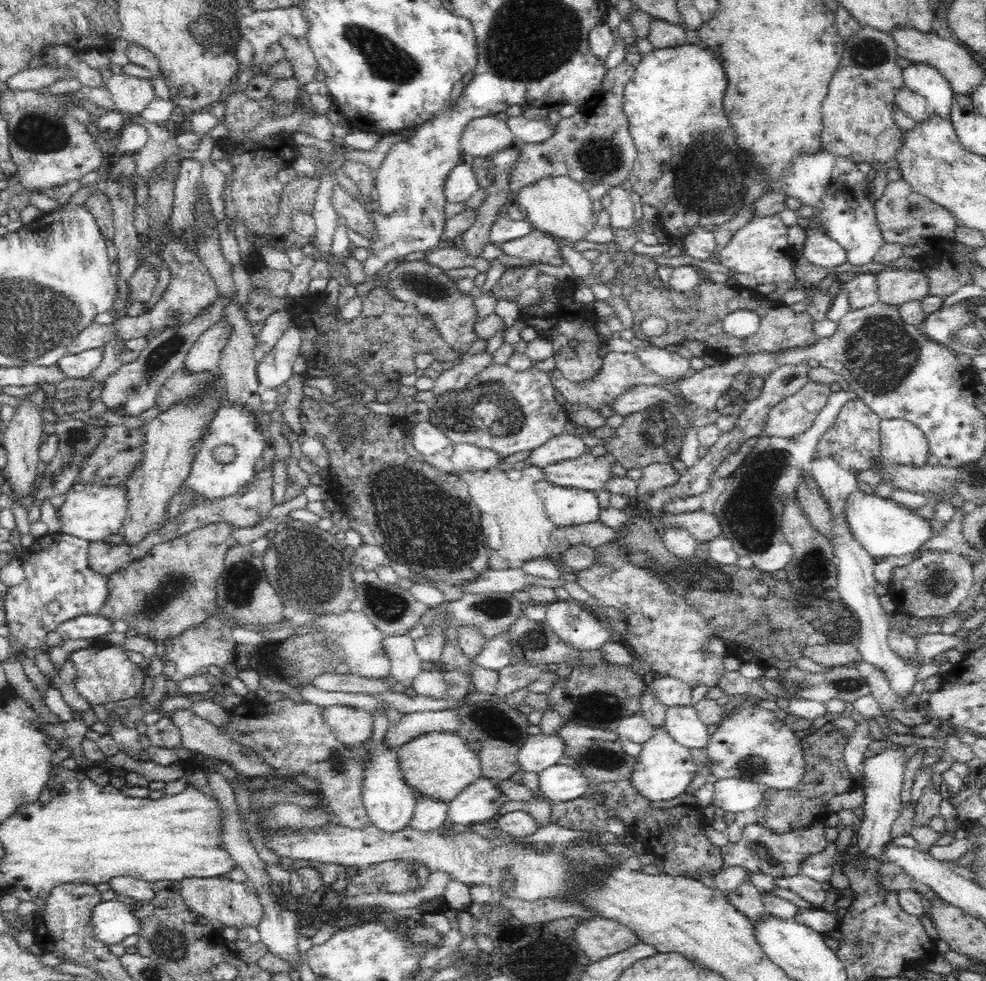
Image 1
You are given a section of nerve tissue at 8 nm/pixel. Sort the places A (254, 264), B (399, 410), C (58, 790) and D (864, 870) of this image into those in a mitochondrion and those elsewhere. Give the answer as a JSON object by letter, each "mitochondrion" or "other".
{"A":"other","B":"other","C":"other","D":"mitochondrion"}

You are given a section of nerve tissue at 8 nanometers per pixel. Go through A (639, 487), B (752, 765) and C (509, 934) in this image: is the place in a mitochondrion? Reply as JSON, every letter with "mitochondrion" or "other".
{"A":"other","B":"mitochondrion","C":"other"}

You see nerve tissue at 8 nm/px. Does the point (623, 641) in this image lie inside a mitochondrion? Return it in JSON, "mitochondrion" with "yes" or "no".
{"mitochondrion":"no"}

